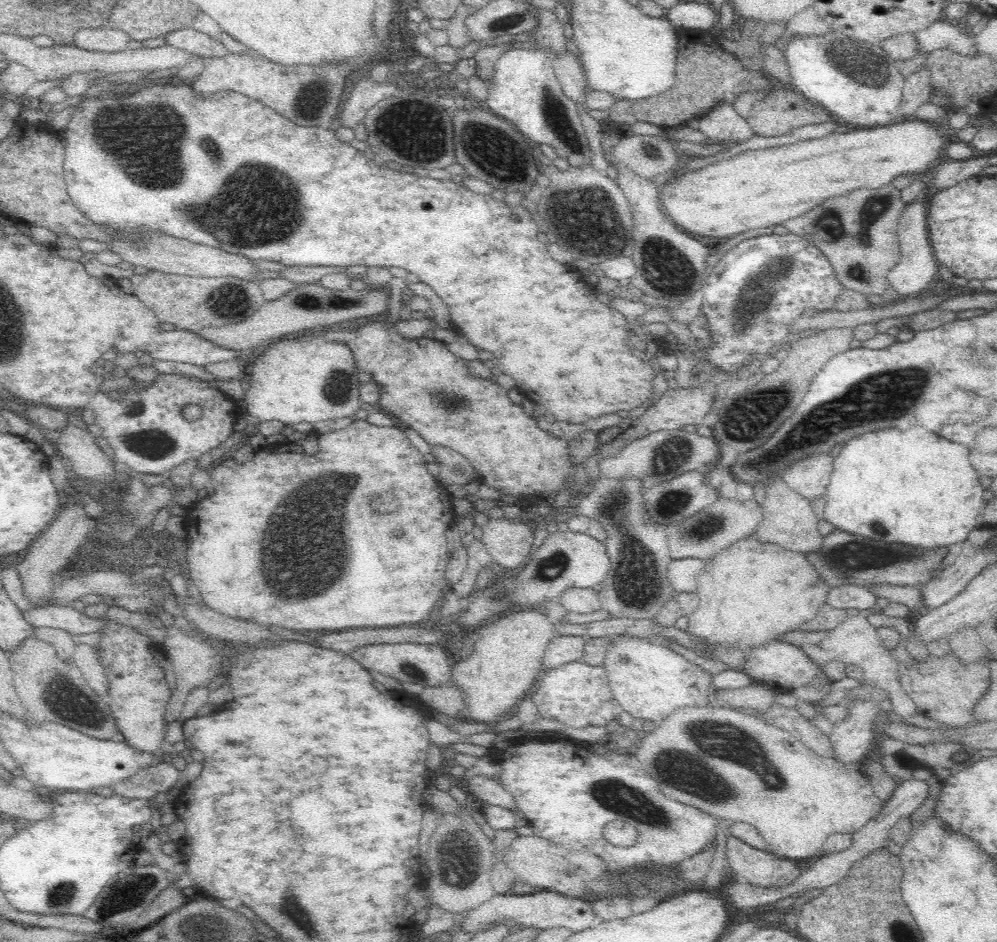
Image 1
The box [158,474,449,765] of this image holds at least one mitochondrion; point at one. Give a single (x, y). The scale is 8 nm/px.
(304, 538)

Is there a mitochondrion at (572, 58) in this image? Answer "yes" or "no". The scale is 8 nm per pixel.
no

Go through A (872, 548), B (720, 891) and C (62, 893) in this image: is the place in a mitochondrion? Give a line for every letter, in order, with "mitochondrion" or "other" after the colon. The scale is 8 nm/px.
A: mitochondrion
B: other
C: mitochondrion

